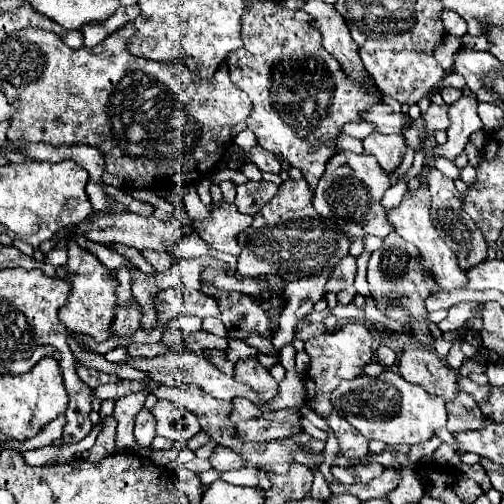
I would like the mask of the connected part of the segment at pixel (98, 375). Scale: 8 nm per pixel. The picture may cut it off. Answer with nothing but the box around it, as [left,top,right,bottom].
[77,366,119,388]

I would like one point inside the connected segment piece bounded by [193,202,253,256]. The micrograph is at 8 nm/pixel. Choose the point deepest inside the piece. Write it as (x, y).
(220, 228)

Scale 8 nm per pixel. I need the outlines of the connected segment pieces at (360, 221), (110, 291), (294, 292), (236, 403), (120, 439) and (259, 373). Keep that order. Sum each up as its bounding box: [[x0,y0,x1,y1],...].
[[313,152,391,240],[59,242,119,342],[273,274,329,350],[229,398,261,424],[115,392,147,454],[233,358,278,402]]

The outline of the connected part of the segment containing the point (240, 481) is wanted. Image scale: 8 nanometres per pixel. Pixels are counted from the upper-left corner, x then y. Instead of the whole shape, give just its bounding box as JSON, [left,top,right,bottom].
[221,468,271,490]

